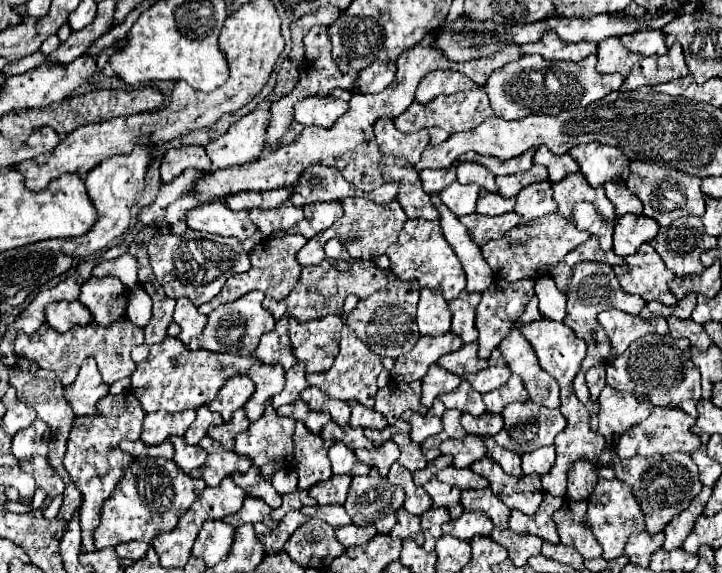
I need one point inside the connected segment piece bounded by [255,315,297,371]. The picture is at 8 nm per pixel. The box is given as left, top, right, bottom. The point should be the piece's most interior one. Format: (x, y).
(275, 347)

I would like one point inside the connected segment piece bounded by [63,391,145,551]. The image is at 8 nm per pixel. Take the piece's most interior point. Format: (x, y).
(94, 461)

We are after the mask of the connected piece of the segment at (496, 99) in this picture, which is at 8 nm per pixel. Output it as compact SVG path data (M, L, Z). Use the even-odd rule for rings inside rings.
M523 55L519 61L507 63L503 69L493 71L485 91L497 117L511 121L527 115L557 115L559 111L587 107L623 85L621 75L599 75L595 71L595 63L595 55L589 55L579 63L547 61L541 55Z

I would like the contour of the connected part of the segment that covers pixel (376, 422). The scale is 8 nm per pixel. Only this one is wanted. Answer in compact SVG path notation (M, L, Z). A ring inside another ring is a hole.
M351 401L349 407L351 407L351 421L349 421L351 427L363 427L363 429L365 427L385 429L387 427L387 419L381 413L373 411L369 407L363 407L361 403L355 403L355 401Z

